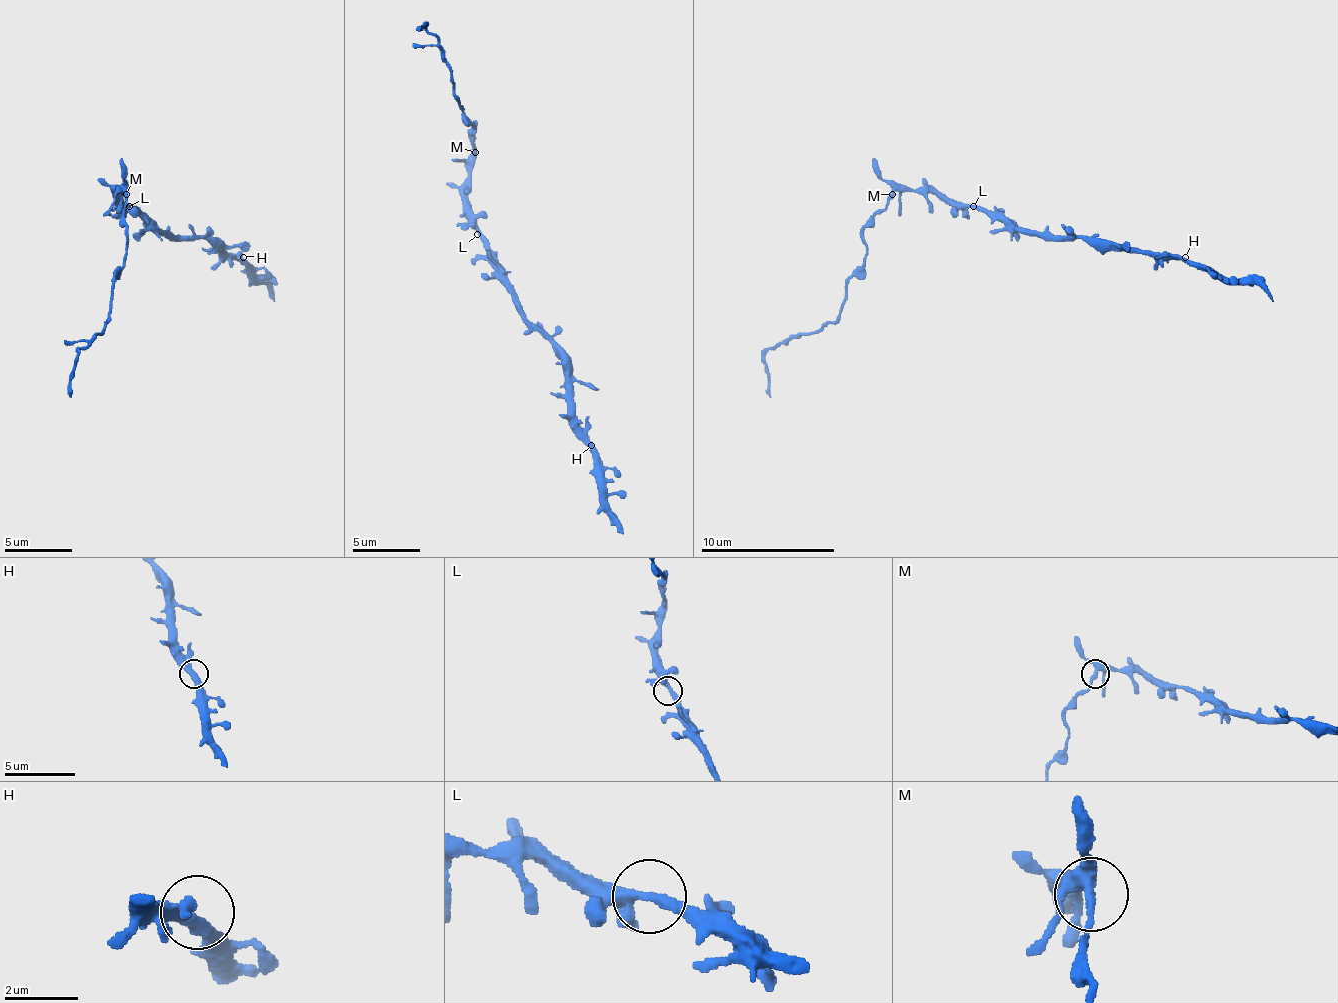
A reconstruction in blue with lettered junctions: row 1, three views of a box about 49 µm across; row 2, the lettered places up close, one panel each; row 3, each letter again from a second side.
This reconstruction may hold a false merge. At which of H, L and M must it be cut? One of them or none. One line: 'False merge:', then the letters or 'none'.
False merge: M

